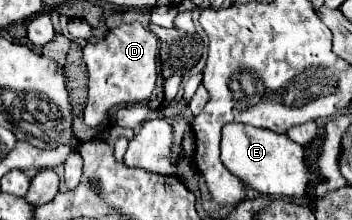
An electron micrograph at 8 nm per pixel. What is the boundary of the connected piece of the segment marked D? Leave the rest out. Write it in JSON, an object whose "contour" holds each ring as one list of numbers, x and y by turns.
{"contour":[[127,23,113,29,103,41,87,43,83,47,83,61,89,73,89,101,83,111,83,119,89,127,105,125,98,139,106,141,112,126,107,111,113,105,131,105,143,103,151,97,157,81,157,65,159,65,159,39,151,33,151,29,141,23]]}

